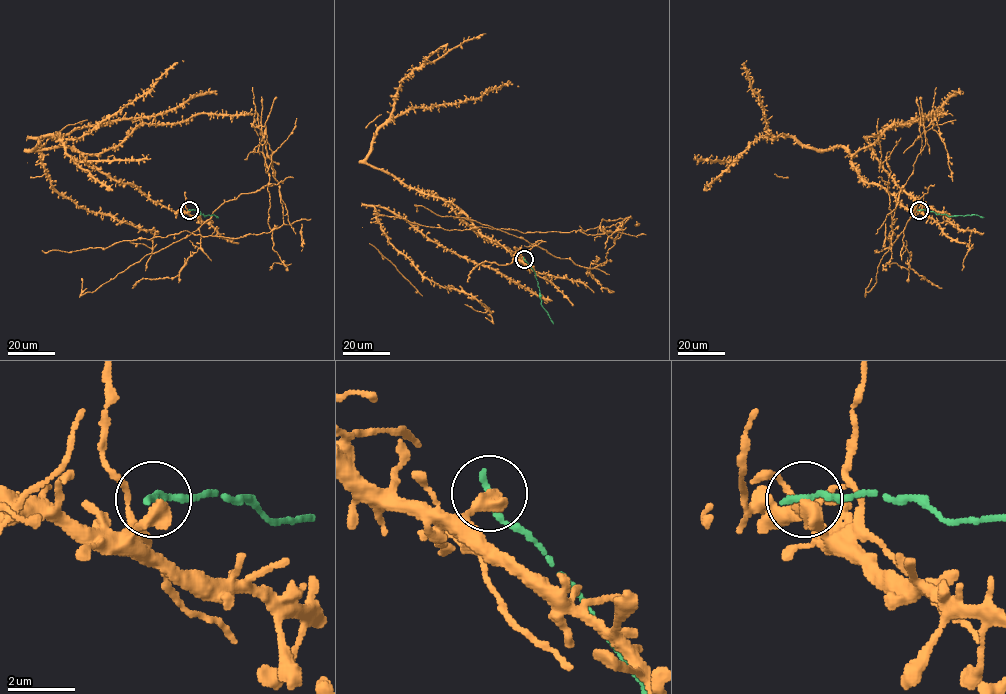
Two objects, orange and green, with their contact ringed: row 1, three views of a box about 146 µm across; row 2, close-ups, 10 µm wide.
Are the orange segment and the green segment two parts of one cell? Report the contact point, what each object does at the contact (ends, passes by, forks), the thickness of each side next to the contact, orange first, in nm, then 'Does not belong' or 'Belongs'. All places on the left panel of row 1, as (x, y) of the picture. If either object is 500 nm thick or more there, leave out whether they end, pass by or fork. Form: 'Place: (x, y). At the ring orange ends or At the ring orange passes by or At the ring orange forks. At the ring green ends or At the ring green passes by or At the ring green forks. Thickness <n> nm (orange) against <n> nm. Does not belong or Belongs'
Place: (189, 210). At the ring orange ends. At the ring green ends. Thickness 480 nm (orange) against 240 nm. Does not belong

